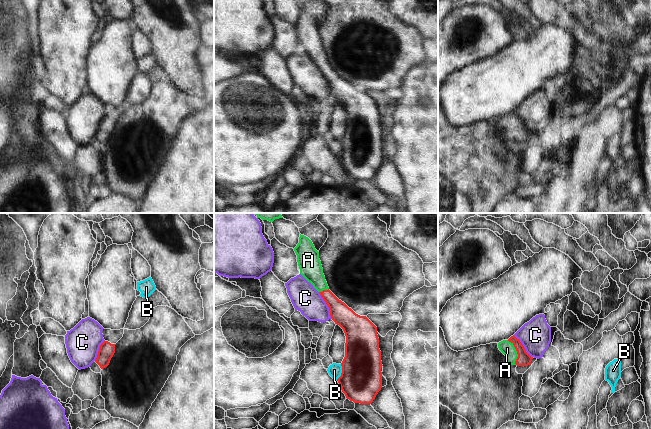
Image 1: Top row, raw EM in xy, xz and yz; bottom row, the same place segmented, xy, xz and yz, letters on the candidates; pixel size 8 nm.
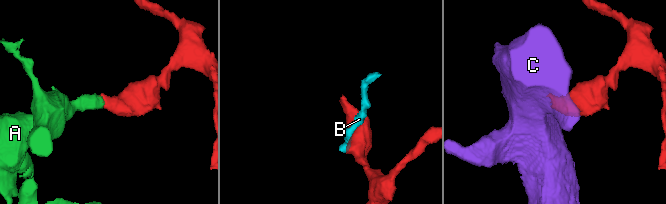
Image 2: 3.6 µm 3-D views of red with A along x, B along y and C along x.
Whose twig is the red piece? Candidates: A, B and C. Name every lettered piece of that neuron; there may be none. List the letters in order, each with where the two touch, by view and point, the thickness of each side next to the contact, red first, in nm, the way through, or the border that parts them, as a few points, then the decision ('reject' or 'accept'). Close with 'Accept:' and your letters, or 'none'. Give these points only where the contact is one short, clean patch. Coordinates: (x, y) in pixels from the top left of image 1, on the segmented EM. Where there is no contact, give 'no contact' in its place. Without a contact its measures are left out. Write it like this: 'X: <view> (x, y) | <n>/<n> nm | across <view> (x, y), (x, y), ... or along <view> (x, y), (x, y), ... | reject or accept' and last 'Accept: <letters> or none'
A: yz (517, 352) | 110/110 nm | across yz (524, 359), (517, 352), (512, 348), (507, 348) | accept
B: xz (342, 372) | 340/110 nm | reject
C: xz (327, 304) | 170/220 nm | along xz (318, 292), (327, 305), (331, 318) | reject
Accept: A

